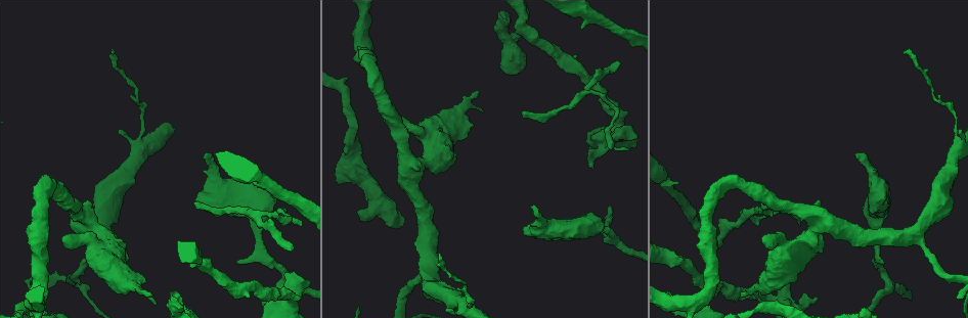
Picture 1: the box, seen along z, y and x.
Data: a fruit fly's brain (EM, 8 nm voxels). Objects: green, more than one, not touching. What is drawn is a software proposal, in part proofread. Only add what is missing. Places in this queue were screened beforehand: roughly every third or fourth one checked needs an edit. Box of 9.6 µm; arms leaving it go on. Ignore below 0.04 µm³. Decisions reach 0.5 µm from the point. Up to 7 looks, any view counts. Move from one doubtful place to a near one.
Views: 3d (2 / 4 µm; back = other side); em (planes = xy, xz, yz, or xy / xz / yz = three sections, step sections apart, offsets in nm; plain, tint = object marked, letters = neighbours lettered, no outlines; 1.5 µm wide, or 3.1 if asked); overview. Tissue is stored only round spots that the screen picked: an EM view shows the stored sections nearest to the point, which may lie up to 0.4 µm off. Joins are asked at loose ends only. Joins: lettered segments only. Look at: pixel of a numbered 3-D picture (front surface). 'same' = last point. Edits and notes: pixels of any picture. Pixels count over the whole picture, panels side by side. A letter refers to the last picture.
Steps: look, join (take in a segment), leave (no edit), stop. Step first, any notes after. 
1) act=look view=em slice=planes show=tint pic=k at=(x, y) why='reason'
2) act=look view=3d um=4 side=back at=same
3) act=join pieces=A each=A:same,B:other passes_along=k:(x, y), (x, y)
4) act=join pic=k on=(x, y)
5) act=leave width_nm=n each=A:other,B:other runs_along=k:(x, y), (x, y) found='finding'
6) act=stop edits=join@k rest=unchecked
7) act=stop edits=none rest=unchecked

act=look view=em slice=planes show=letters pic=1 at=(531, 208) why='branch stops here'

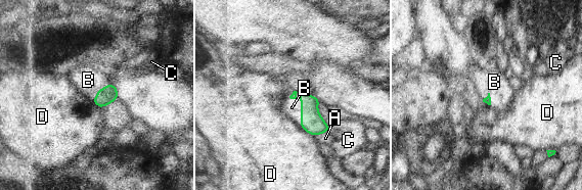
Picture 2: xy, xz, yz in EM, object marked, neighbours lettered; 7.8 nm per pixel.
act=join pieces=B each=A:other,B:same,C:other,D:other found='the neuron continues'

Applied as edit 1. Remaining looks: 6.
act=look view=overview

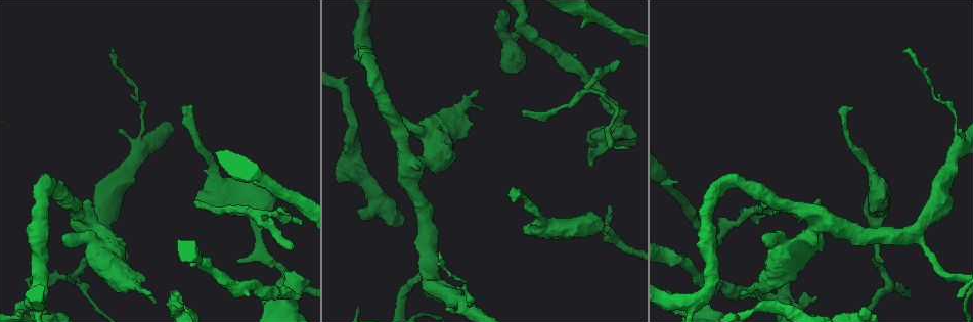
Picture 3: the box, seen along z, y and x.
act=look view=em slice=xz step=4 show=plain pic=3 at=(592, 167) why='an open end'

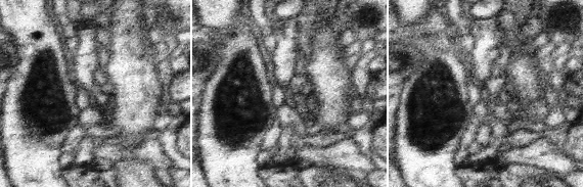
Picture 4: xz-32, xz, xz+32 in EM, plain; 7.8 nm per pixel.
act=look view=em slice=xz step=4 show=tint at=same

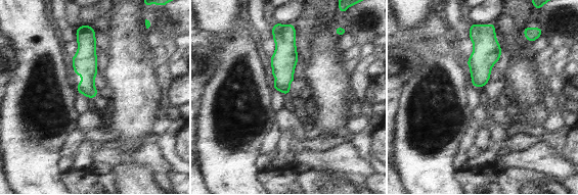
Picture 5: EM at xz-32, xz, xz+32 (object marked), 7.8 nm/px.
act=look view=em slice=xz step=4 show=letters at=same why='see the neighbours'

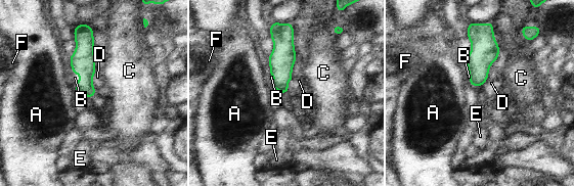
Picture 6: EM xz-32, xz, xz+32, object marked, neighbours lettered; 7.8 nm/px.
act=join pieces=B each=A:other,B:same,C:other,D:other,E:other,F:other found='it goes on there'

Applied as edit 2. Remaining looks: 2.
act=look view=3d um=2 pic=3 at=(619, 60) why='free end'

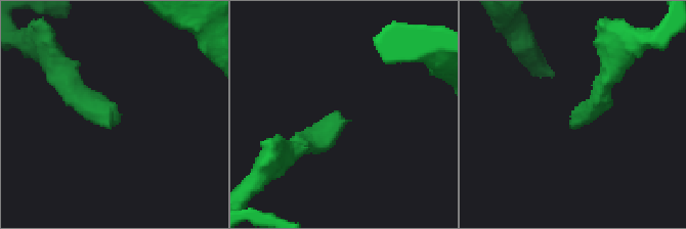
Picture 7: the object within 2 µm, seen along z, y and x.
act=look view=em slice=xz step=4 show=letters pic=7 at=(572, 128)

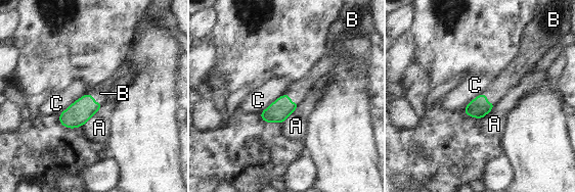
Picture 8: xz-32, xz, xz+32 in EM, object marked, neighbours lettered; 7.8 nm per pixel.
act=join pieces=B longest_contact=C:280nm each=A:other,B:same,C:other passes_along=8:(77, 114), (93, 101), (100, 93) found='the neuron continues'

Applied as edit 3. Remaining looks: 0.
act=stop edits=join@2,join@6,join@8 rest=unchecked

